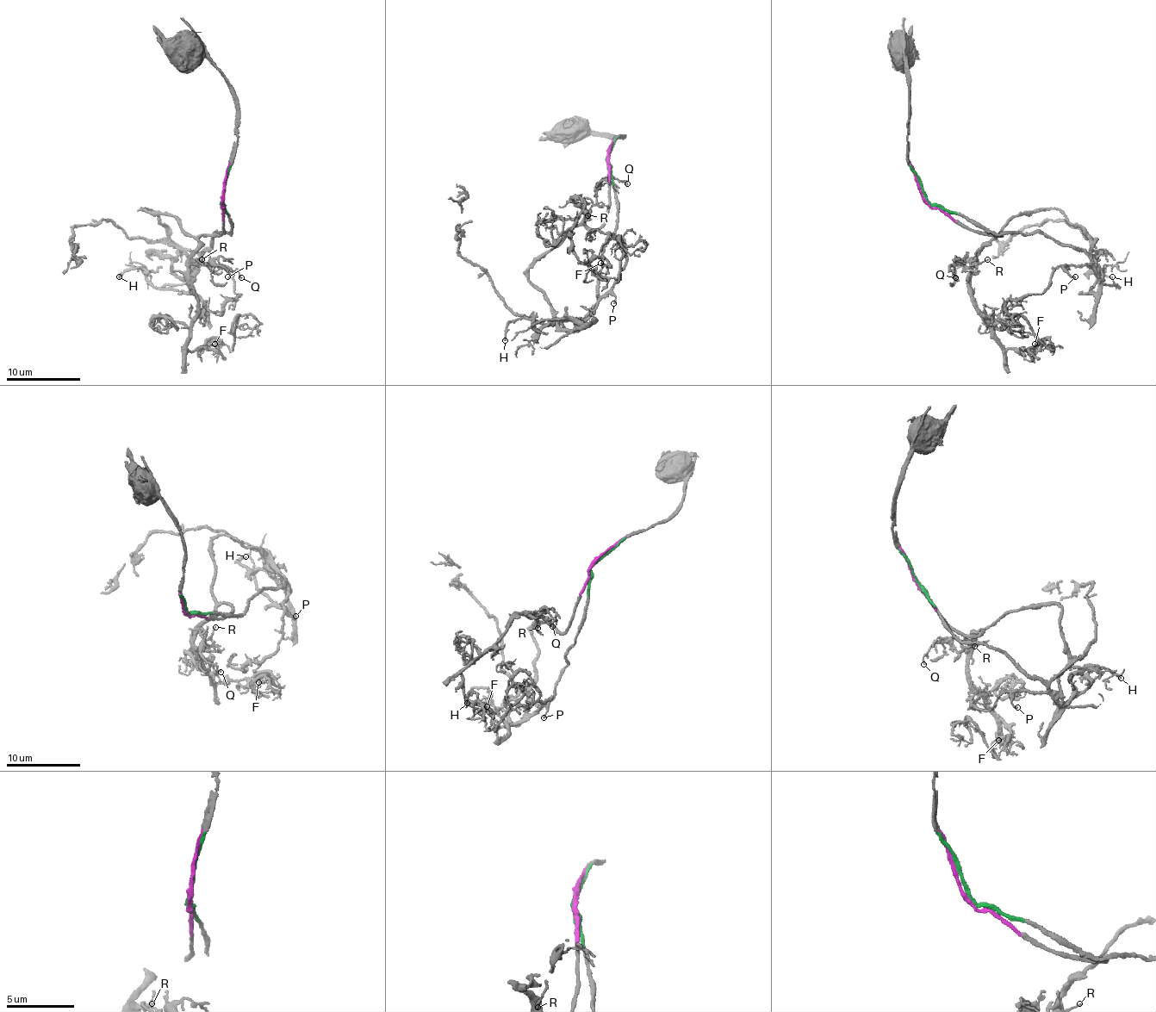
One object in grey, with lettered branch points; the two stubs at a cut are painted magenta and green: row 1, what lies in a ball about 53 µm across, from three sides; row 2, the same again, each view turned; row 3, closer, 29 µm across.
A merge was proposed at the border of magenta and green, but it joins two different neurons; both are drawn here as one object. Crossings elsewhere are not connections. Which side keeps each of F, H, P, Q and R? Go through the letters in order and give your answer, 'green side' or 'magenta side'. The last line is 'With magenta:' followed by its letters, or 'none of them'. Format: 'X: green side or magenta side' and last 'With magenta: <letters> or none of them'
F: magenta side
H: green side
P: green side
Q: magenta side
R: magenta side
With magenta: F, Q, R

